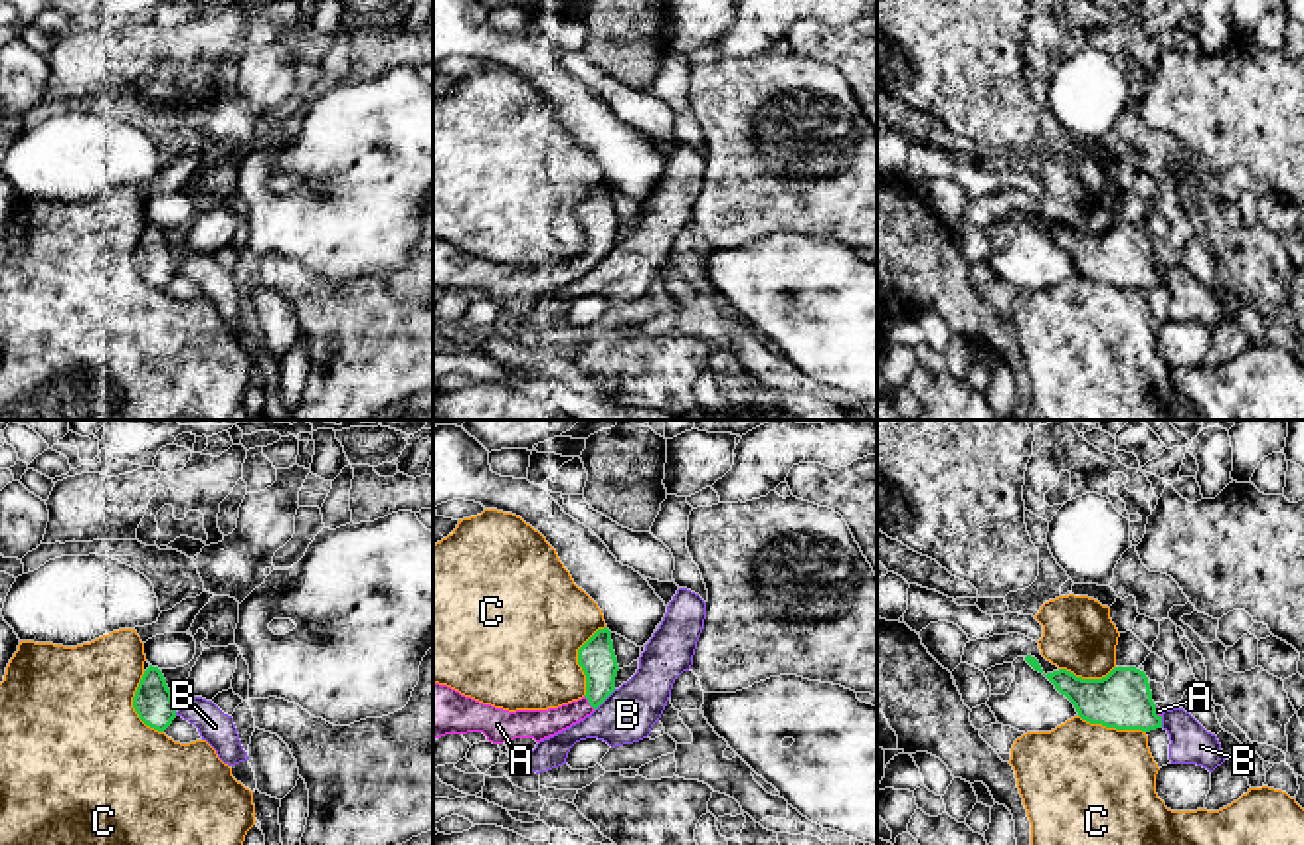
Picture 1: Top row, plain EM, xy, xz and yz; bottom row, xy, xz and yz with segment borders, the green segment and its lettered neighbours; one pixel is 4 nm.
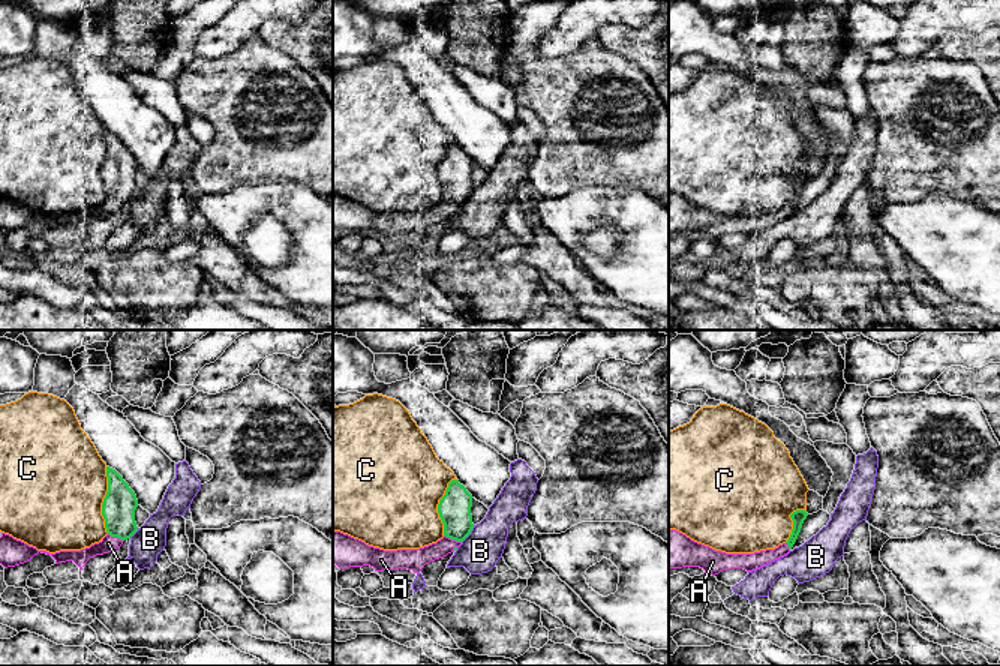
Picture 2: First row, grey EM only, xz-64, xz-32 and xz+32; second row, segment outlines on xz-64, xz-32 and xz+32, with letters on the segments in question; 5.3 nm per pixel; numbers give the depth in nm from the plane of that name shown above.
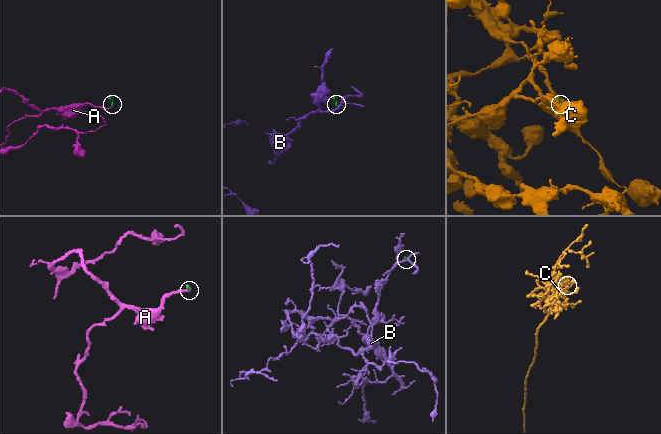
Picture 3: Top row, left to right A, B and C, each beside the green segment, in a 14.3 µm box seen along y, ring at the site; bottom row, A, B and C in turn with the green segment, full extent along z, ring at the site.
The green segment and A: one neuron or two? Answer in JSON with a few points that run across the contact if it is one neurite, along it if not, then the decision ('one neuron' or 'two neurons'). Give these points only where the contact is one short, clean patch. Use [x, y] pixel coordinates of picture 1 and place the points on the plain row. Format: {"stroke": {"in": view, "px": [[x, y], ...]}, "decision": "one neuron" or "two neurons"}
{"stroke": {"in": "xz", "px": [[596, 214], [596, 250], [588, 258], [560, 276], [539, 281]]}, "decision": "one neuron"}

